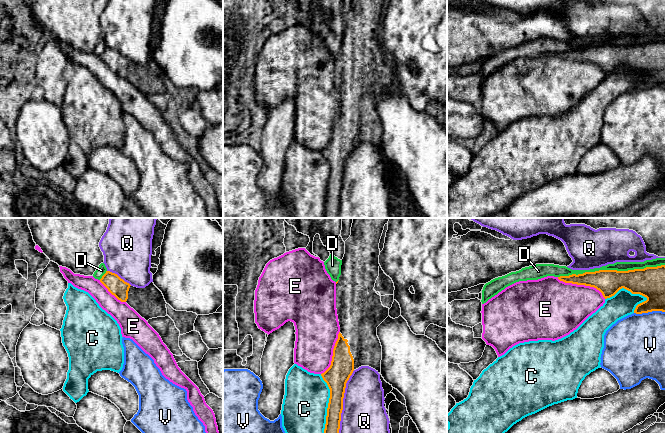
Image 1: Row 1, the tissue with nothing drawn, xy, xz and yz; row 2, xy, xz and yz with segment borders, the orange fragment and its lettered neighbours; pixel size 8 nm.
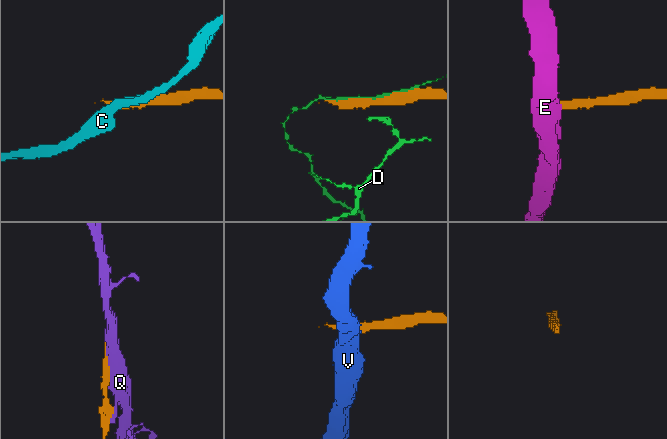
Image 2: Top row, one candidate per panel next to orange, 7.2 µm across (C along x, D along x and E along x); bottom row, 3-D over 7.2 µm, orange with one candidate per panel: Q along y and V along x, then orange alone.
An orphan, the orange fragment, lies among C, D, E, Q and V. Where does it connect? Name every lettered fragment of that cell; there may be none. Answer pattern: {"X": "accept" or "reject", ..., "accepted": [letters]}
{"C": "reject", "D": "reject", "E": "reject", "Q": "reject", "V": "reject", "accepted": []}

